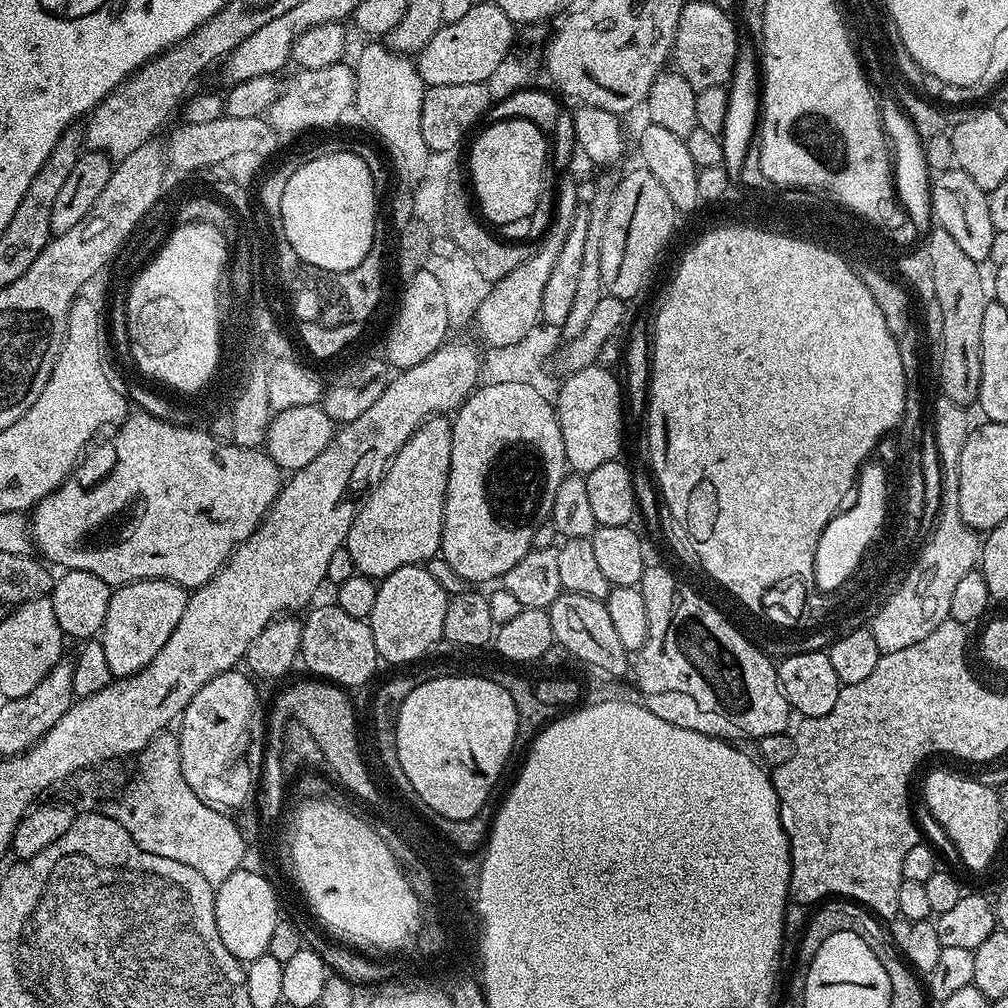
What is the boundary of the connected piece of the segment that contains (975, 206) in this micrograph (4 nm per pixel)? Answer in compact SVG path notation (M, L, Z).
M952 167L949 172L939 173L932 182L932 215L935 223L968 257L977 262L988 260L990 246L994 242L996 227L990 222L990 206L988 205L988 193L983 192L970 178L970 174L961 172L959 168Z

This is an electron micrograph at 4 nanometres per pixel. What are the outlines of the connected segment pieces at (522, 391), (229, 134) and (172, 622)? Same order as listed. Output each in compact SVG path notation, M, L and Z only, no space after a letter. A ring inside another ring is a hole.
M507 382L497 385L485 383L483 386L477 387L472 395L456 409L451 417L451 422L450 474L448 475L446 498L444 499L444 525L442 526L442 542L440 543L439 555L443 556L446 562L450 562L450 566L454 566L454 574L466 578L473 585L480 586L483 580L499 581L506 574L506 570L510 570L516 563L522 562L522 558L526 558L526 554L533 549L532 543L534 542L538 521L547 521L551 517L554 494L566 475L562 430L558 426L558 418L556 417L553 402L546 401L538 394L538 390L534 390L533 386L523 385L522 382Z
M225 114L214 122L202 122L198 126L181 123L180 129L166 140L166 156L176 168L184 172L196 172L199 168L215 169L218 163L225 157L248 149L256 149L256 152L268 152L275 143L278 135L275 128L268 123L264 116L254 118L234 118Z
M135 580L133 584L119 585L113 591L110 607L106 609L106 622L98 637L102 650L106 650L106 662L113 677L135 676L149 664L158 650L166 646L166 638L174 634L174 626L178 626L178 618L182 618L182 610L186 610L188 598L189 593L182 585L169 580Z

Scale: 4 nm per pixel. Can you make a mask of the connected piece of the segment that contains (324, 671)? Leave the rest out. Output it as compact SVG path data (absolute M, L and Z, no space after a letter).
M334 602L315 608L307 613L308 617L303 617L300 626L302 638L299 659L302 664L304 660L313 677L345 690L362 687L375 674L376 664L378 665L372 628L367 620L350 618L350 614L346 614L346 610L342 610Z

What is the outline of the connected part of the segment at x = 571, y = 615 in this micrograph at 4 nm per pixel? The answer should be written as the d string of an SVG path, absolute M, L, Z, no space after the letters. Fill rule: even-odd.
M561 591L558 598L546 609L552 627L552 639L557 644L566 646L569 657L581 660L608 676L620 676L629 671L630 654L618 639L614 625L610 623L610 614L606 610L604 601L586 598L586 594L574 594Z

